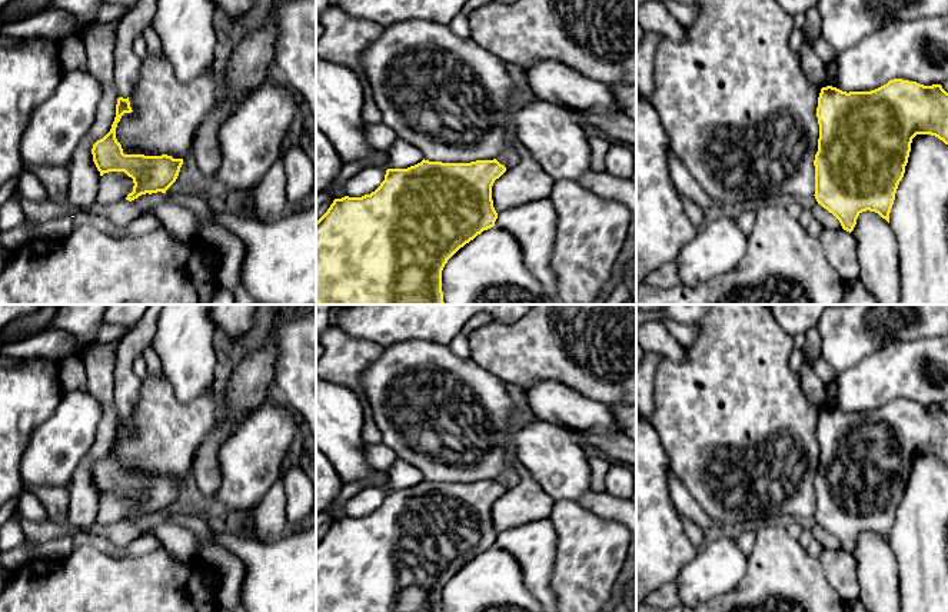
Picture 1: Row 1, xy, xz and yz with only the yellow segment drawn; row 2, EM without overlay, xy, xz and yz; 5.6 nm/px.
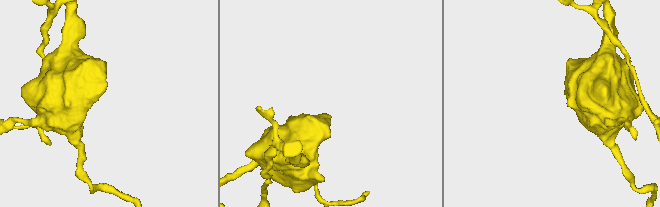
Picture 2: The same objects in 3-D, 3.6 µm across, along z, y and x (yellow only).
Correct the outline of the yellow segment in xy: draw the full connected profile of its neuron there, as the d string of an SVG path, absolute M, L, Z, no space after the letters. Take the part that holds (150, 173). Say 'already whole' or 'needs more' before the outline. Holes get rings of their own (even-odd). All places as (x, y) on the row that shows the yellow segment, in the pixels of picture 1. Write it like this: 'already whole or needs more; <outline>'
already whole; M129 97L117 99L116 117L110 132L93 144L93 162L100 172L100 176L109 172L124 172L133 179L133 192L126 200L132 202L142 194L166 193L176 182L183 159L172 156L144 156L124 154L122 144L116 139L116 127L124 113L132 113Z

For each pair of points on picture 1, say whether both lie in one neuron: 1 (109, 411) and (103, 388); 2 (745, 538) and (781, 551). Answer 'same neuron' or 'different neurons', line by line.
1: same neuron
2: different neurons

